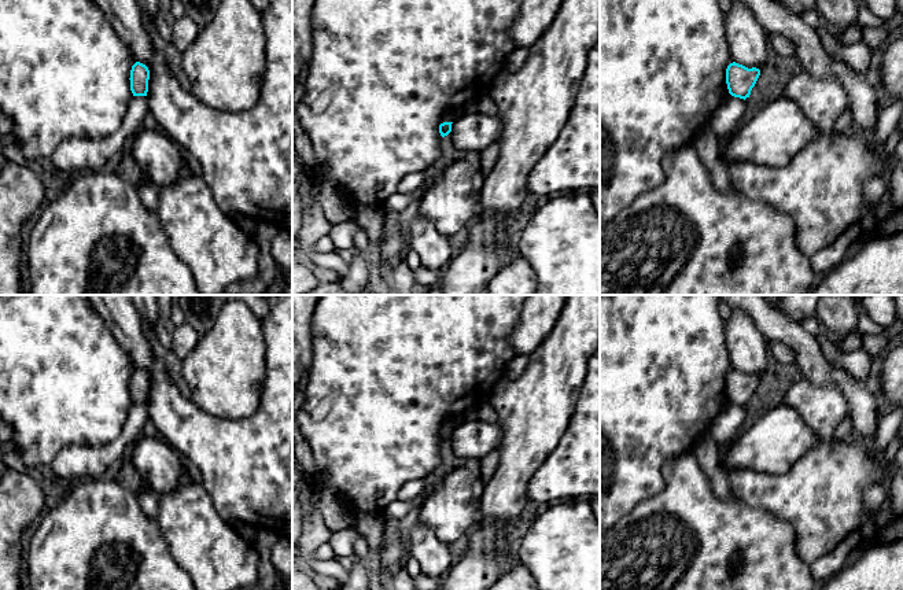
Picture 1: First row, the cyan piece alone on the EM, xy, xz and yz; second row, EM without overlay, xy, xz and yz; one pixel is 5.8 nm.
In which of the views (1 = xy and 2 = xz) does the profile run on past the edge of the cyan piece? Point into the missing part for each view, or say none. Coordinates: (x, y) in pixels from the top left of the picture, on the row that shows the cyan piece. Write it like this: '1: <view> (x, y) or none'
1: none
2: none

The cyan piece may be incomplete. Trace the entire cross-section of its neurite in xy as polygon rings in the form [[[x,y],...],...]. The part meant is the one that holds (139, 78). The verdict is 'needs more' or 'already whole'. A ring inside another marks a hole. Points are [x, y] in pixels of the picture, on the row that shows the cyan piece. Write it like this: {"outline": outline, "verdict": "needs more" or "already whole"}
{"outline": [[[136,62],[130,70],[130,91],[133,96],[147,96],[150,70],[145,64]]], "verdict": "already whole"}

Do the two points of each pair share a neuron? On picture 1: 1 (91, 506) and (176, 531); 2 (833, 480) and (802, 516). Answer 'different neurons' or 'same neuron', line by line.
1: different neurons
2: same neuron

